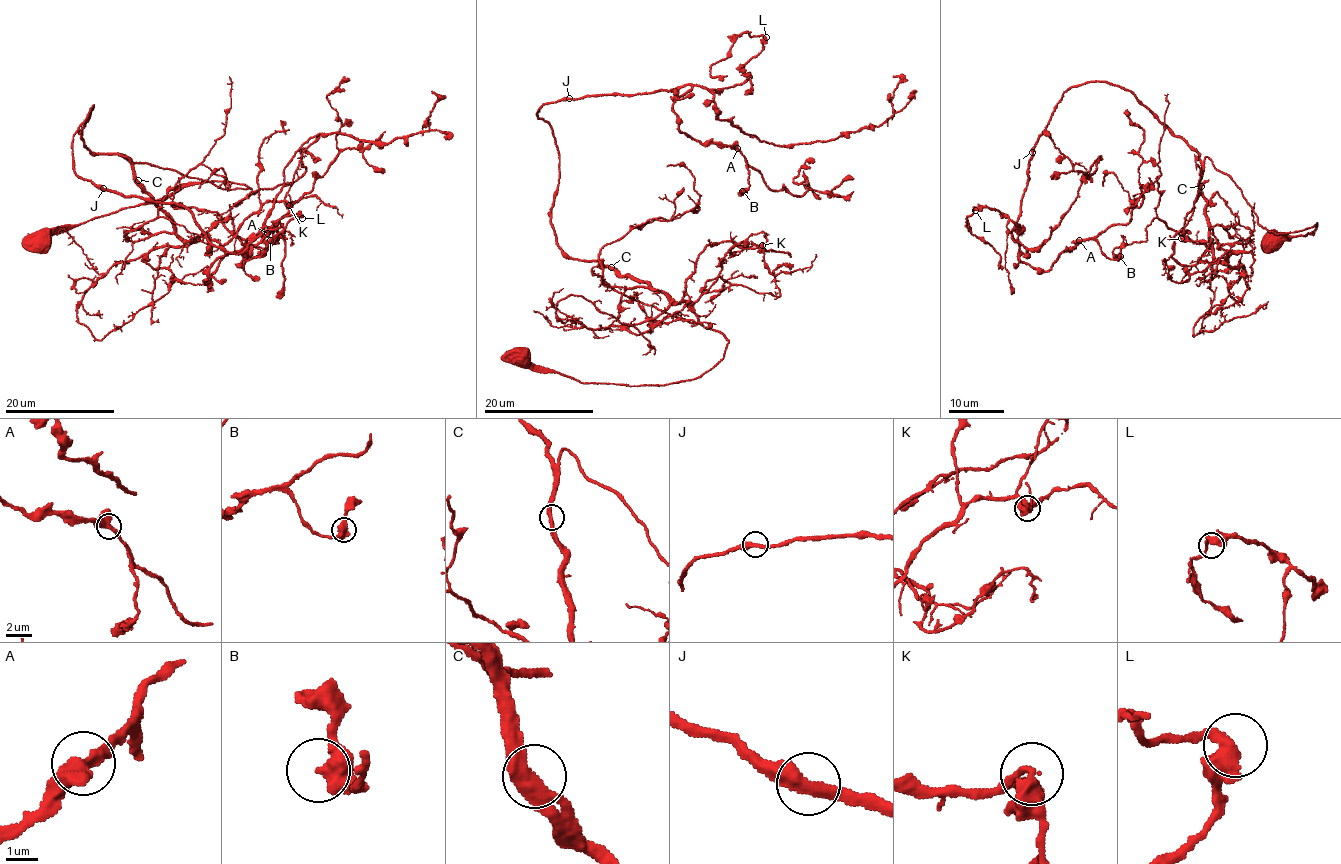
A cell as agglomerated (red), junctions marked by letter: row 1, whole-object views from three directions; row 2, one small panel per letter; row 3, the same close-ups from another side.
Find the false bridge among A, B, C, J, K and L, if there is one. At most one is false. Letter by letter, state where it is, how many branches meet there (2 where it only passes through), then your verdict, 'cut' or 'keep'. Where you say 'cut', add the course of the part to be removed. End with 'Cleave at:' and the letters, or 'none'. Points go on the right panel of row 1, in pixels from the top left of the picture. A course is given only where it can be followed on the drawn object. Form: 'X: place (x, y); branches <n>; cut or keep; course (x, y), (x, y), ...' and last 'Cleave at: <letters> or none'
A: place (1079, 240); branches 2; keep
B: place (1120, 256); branches 2; keep
C: place (1201, 186); branches 2; keep
J: place (1032, 152); branches 2; keep
K: place (1181, 238); branches 2; keep
L: place (975, 210); branches 2; keep
Cleave at: none

